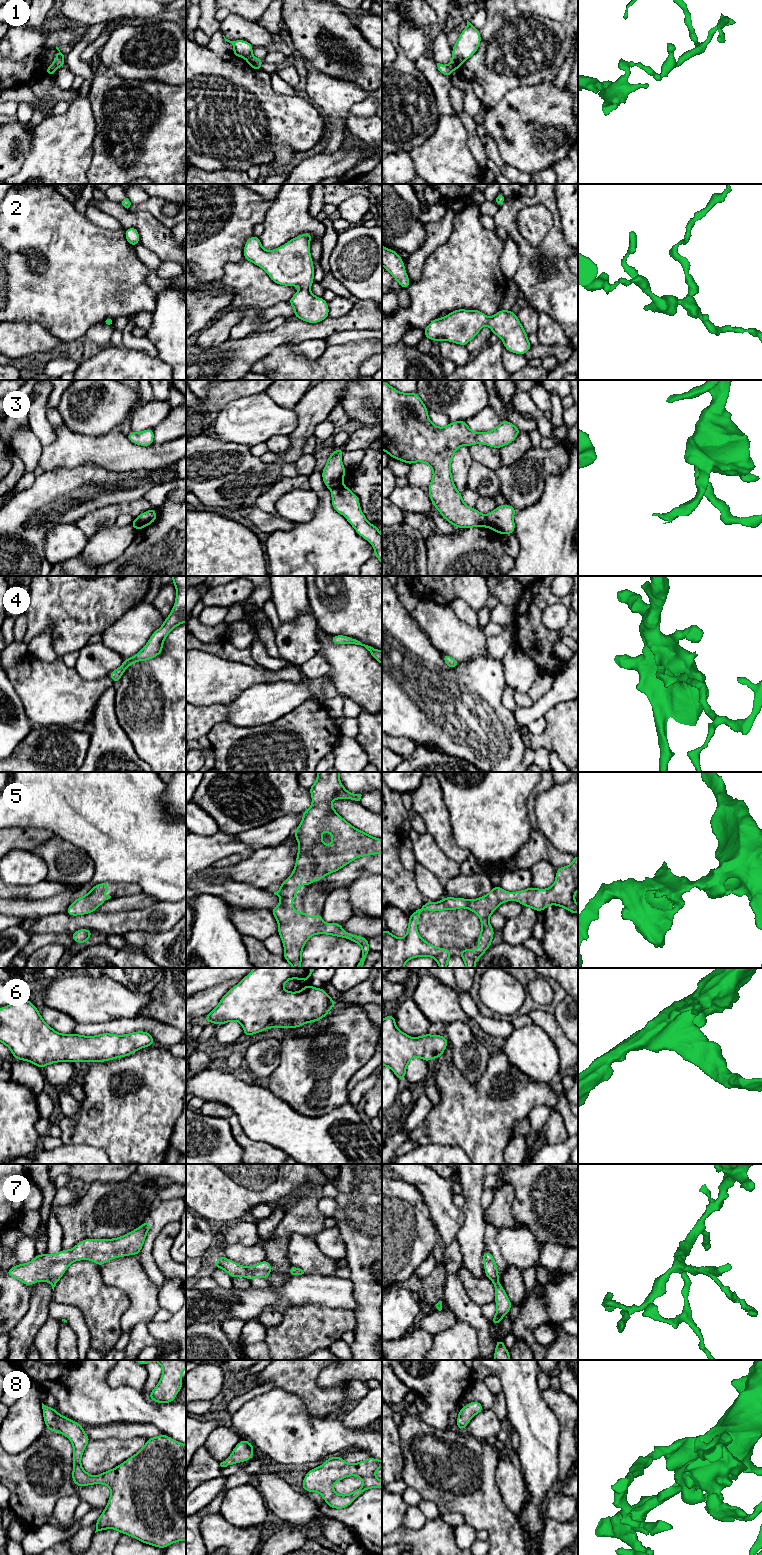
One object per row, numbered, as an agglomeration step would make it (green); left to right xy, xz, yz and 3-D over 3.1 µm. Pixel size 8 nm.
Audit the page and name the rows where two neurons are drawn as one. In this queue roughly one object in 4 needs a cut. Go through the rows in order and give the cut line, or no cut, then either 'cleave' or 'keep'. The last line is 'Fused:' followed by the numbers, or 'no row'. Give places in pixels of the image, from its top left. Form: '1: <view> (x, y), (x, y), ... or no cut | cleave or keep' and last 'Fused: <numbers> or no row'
1: xy (51, 64), (56, 70) | cleave
2: no cut | keep
3: yz (485, 515), (489, 527) | cleave
4: no cut | keep
5: no cut | keep
6: no cut | keep
7: no cut | keep
8: no cut | keep
Fused: 1, 3

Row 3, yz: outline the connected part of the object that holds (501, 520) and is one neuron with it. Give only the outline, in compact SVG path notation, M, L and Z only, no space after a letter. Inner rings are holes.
M498 505L486 515L489 528L501 535L515 533L515 511L516 508L512 505Z

